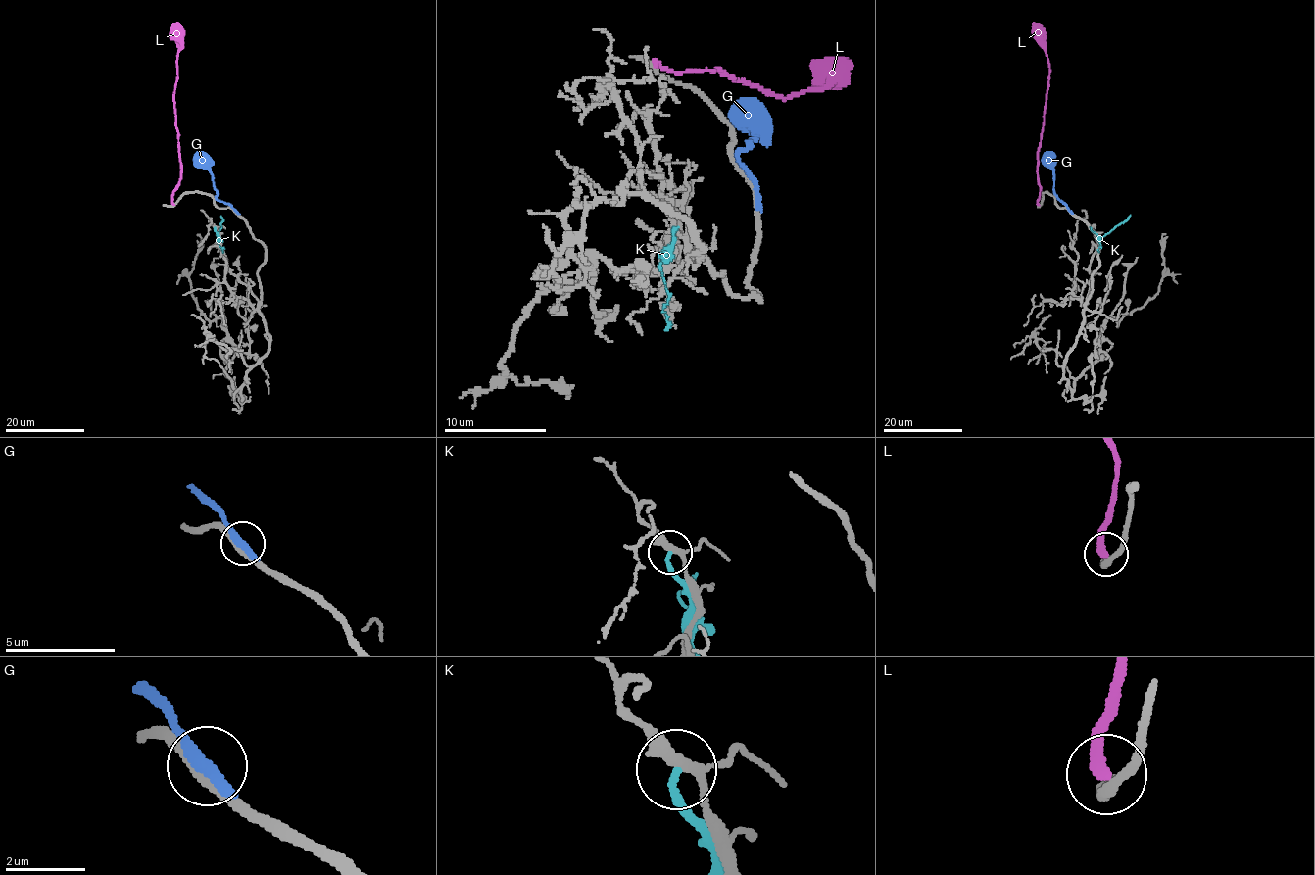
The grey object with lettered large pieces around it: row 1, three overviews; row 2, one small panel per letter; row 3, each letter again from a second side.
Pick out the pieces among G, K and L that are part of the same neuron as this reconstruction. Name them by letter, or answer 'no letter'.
no letter

